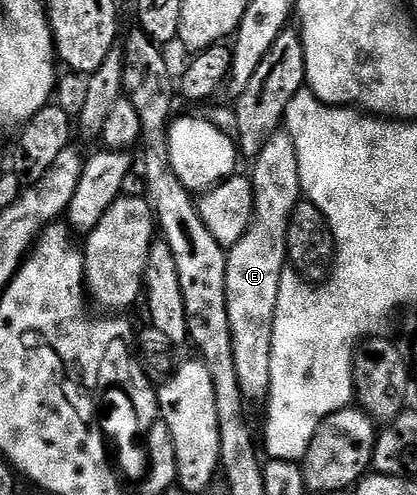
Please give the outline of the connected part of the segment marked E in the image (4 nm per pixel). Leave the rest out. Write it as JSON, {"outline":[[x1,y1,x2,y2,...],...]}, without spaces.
{"outline":[[286,133,276,135,263,146,261,153,253,160,255,172,250,172,251,185,255,189,255,213,246,233,227,251,227,272,225,273,225,293,229,309,229,325,233,333,234,364,237,368,237,379,240,382,244,400,266,400,271,393,271,338,277,293,281,285,281,273,288,266,287,257,287,222,293,209,299,203,303,179,299,176,301,161,291,136]]}

